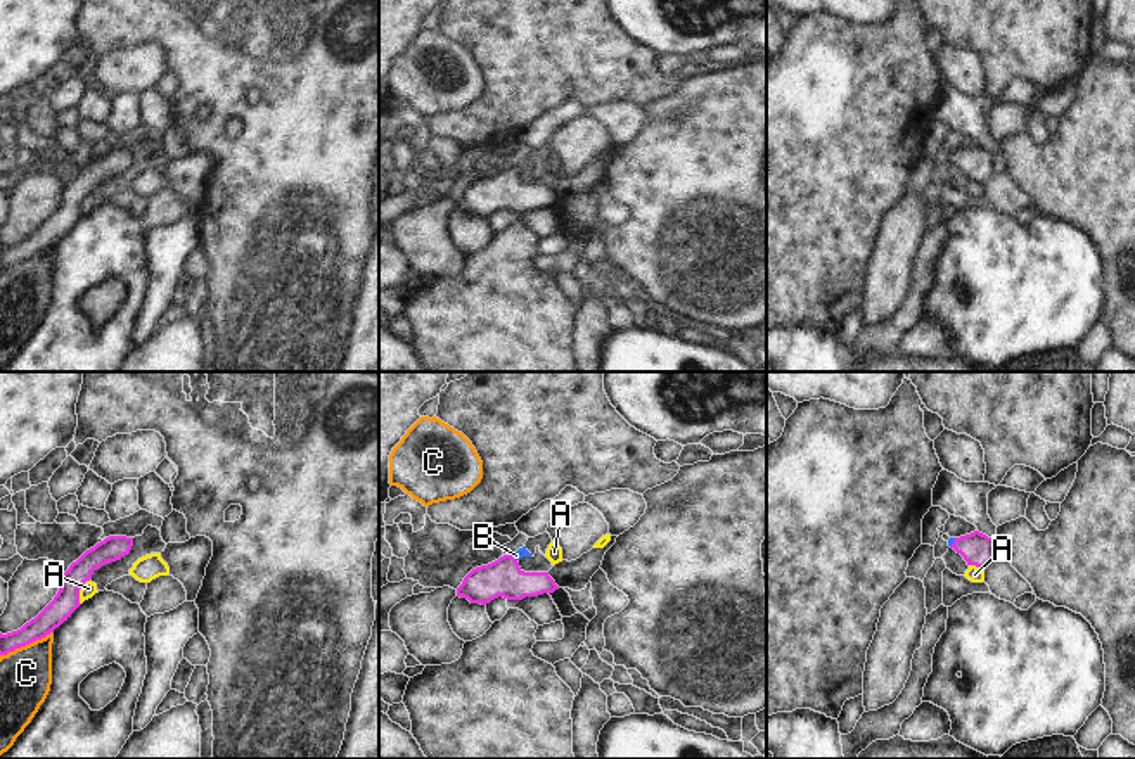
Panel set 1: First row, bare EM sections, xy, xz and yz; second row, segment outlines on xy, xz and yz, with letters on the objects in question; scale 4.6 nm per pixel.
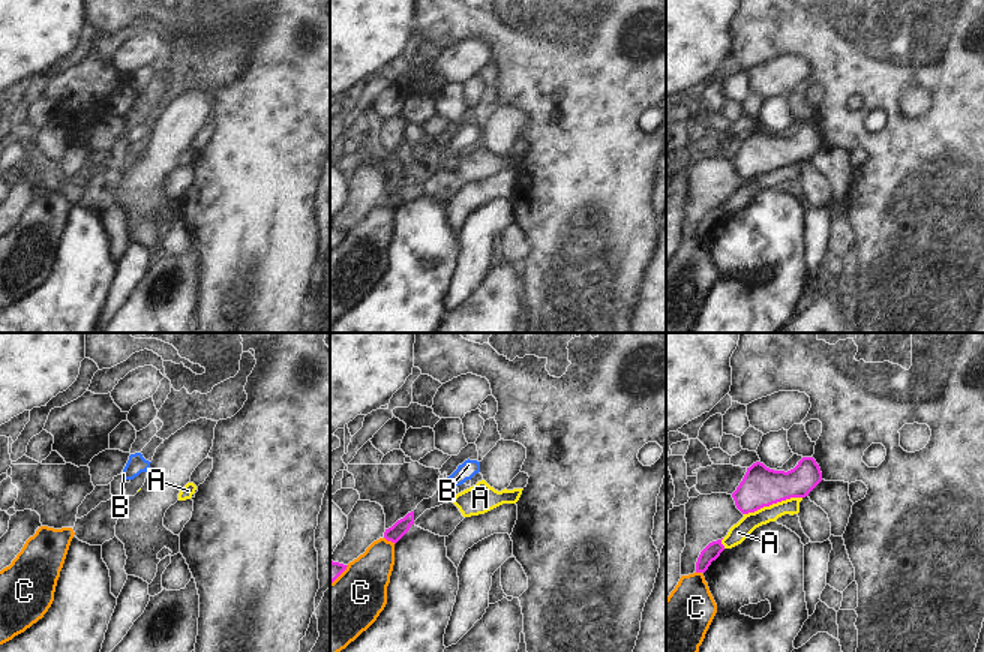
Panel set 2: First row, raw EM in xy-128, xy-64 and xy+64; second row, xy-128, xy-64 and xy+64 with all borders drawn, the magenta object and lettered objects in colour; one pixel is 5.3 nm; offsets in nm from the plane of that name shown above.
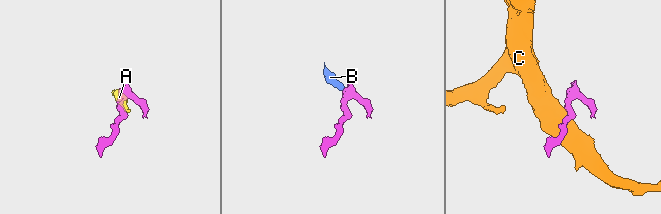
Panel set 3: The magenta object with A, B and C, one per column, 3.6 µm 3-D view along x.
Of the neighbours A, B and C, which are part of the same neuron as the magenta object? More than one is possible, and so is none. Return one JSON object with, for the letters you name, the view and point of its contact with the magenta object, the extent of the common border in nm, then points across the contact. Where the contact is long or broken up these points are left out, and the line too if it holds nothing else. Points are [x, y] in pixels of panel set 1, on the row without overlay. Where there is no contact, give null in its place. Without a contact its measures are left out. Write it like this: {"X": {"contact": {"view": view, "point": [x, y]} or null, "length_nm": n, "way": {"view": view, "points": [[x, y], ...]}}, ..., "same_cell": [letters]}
{"B": {"contact": {"view": "yz", "point": [954, 156]}, "length_nm": 50, "way": {"view": "yz", "points": [[976, 161], [954, 156], [950, 154]]}}, "same_cell": ["B"]}

